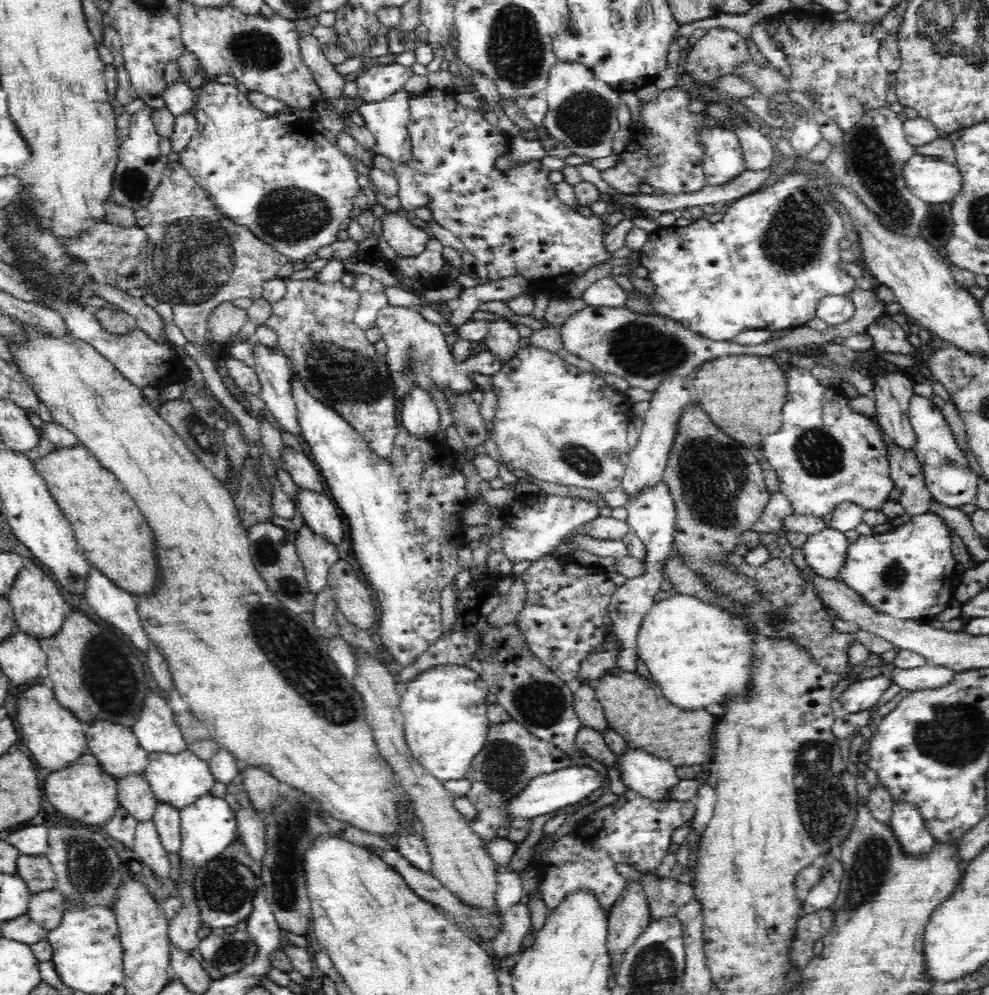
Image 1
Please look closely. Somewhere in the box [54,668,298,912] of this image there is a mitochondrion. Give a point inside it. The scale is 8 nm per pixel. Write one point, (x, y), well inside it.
(89, 871)

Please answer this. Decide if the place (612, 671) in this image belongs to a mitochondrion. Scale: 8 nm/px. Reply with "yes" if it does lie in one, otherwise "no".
no

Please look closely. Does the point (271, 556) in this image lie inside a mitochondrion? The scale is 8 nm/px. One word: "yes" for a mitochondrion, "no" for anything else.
yes

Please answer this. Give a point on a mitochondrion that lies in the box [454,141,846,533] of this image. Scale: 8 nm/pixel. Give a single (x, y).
(794, 242)

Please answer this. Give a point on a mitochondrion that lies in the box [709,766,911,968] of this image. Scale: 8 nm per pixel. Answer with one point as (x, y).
(868, 869)

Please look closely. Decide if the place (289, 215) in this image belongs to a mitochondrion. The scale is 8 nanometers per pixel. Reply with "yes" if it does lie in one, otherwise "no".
yes

